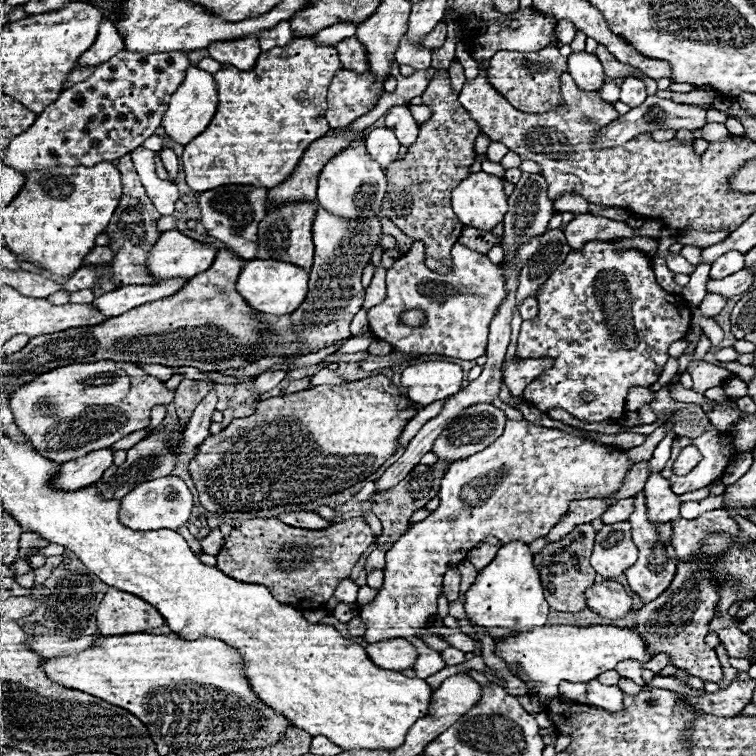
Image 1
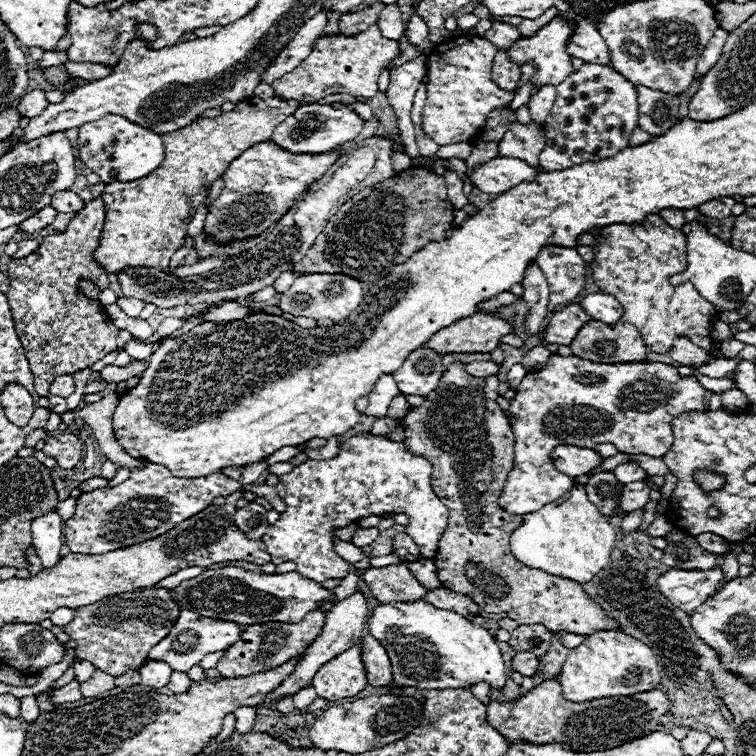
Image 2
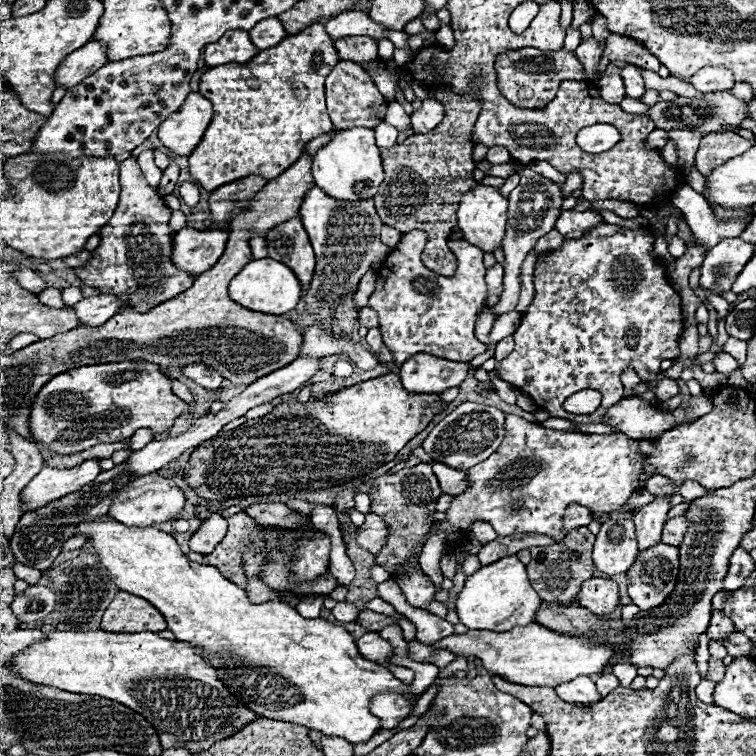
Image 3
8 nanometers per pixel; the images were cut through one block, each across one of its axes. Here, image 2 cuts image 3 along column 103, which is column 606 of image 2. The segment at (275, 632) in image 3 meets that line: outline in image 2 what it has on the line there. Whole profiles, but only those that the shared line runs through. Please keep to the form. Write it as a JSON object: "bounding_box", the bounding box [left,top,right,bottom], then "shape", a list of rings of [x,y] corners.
{"bounding_box":[510,484,616,584],"shape":[[[576,484],[568,494],[564,494],[564,498],[558,498],[532,514],[524,514],[522,524],[510,536],[510,548],[526,566],[582,584],[592,580],[592,576],[608,564],[614,540],[616,530],[608,522],[608,516],[602,516],[588,500],[584,486]]]}

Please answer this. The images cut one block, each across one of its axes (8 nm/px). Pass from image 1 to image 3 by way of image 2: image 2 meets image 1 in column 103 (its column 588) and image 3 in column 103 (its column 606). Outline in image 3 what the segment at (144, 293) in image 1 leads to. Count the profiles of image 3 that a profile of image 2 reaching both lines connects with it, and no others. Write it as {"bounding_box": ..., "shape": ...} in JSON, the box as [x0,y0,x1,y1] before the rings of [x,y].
{"bounding_box":[72,294,126,326],"shape":[[[98,294],[92,298],[84,298],[72,306],[78,322],[82,326],[102,326],[108,318],[126,308],[126,302],[120,302],[112,294]]]}

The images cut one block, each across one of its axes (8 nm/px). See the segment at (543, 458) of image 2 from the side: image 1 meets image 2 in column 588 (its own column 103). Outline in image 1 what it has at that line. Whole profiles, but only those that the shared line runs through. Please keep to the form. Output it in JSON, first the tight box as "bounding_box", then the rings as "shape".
{"bounding_box":[10,362,176,464],"shape":[[[92,362],[92,364],[70,364],[58,370],[50,370],[38,376],[34,382],[20,386],[12,398],[10,406],[18,428],[28,436],[30,444],[46,456],[48,460],[62,464],[70,458],[88,454],[90,450],[110,448],[116,440],[142,430],[150,424],[150,410],[154,406],[168,406],[176,392],[166,388],[164,382],[146,374],[138,364],[132,362]]]}

